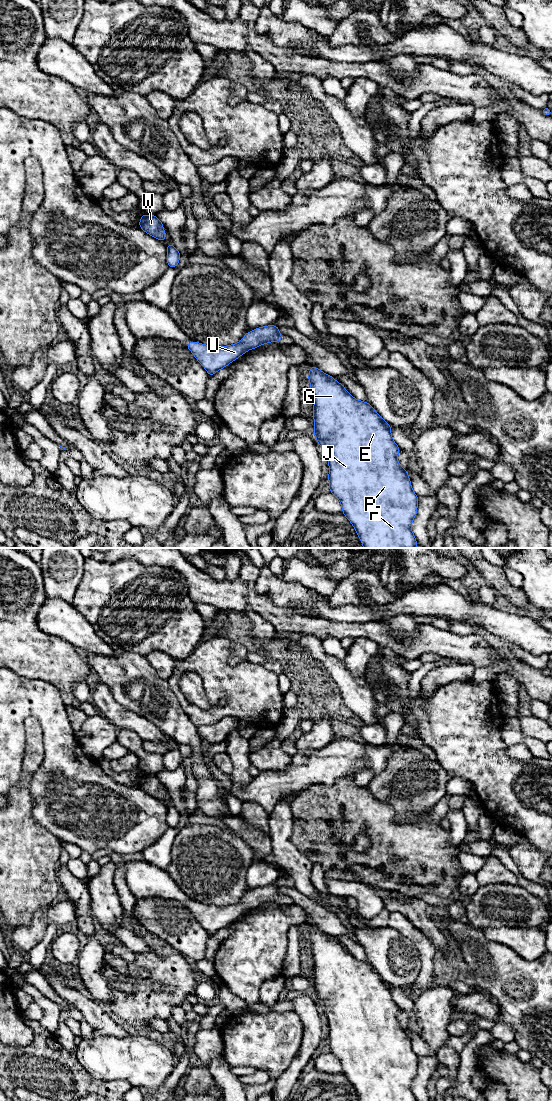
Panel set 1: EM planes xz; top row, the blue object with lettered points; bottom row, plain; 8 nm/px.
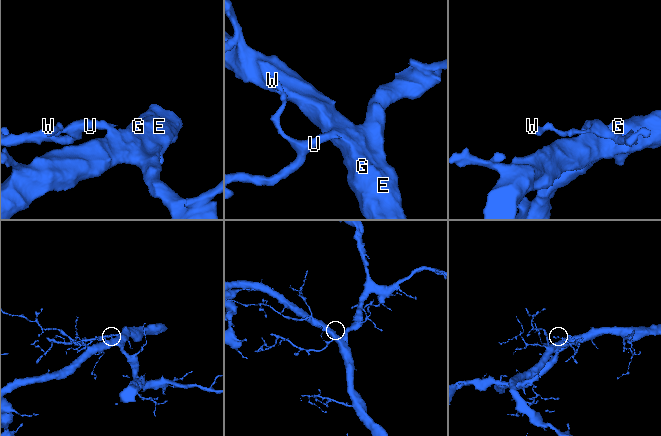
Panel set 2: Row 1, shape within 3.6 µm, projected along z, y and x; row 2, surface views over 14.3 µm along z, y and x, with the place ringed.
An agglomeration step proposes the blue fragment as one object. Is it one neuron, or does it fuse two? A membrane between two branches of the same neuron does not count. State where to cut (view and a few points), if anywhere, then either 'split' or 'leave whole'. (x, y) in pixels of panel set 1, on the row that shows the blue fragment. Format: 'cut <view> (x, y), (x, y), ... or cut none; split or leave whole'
cut none; leave whole

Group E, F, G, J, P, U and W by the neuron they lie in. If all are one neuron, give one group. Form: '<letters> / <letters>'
E F G J P U W

